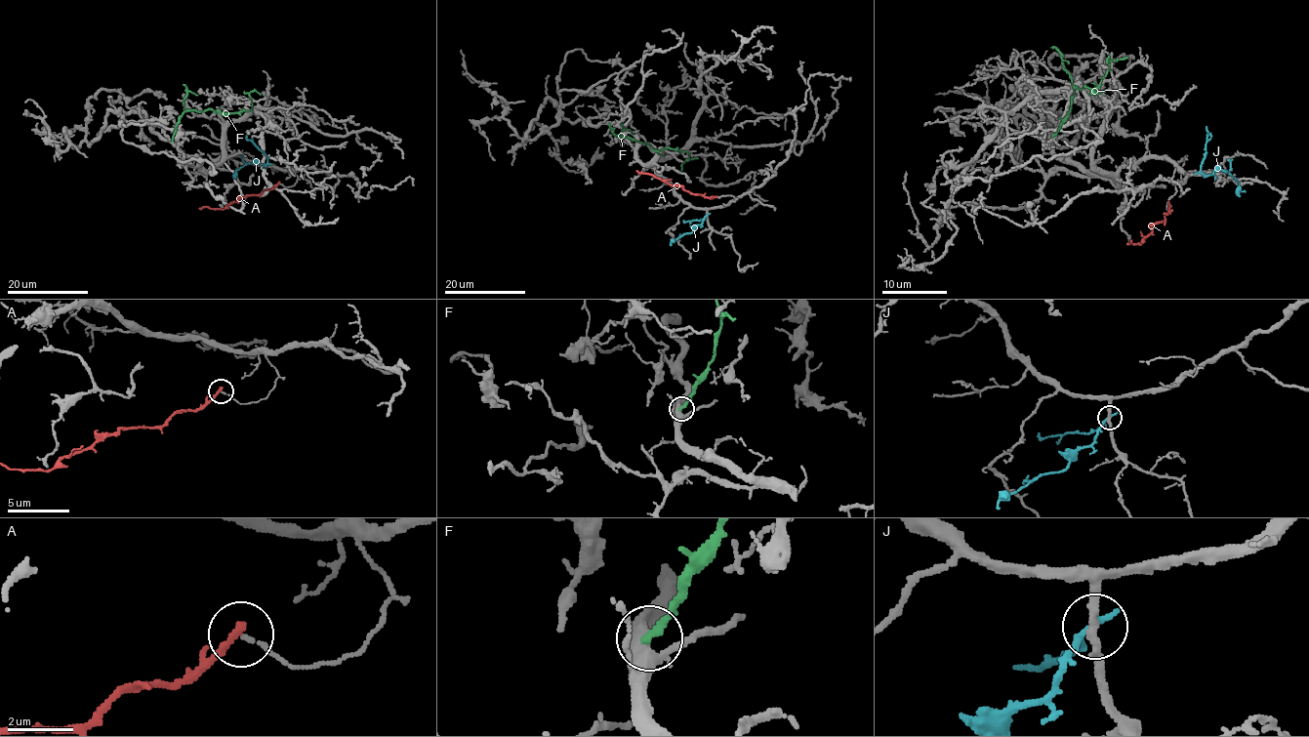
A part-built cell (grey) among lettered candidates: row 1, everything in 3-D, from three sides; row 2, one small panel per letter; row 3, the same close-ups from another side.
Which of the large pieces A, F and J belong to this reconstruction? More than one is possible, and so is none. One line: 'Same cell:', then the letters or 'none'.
Same cell: none

